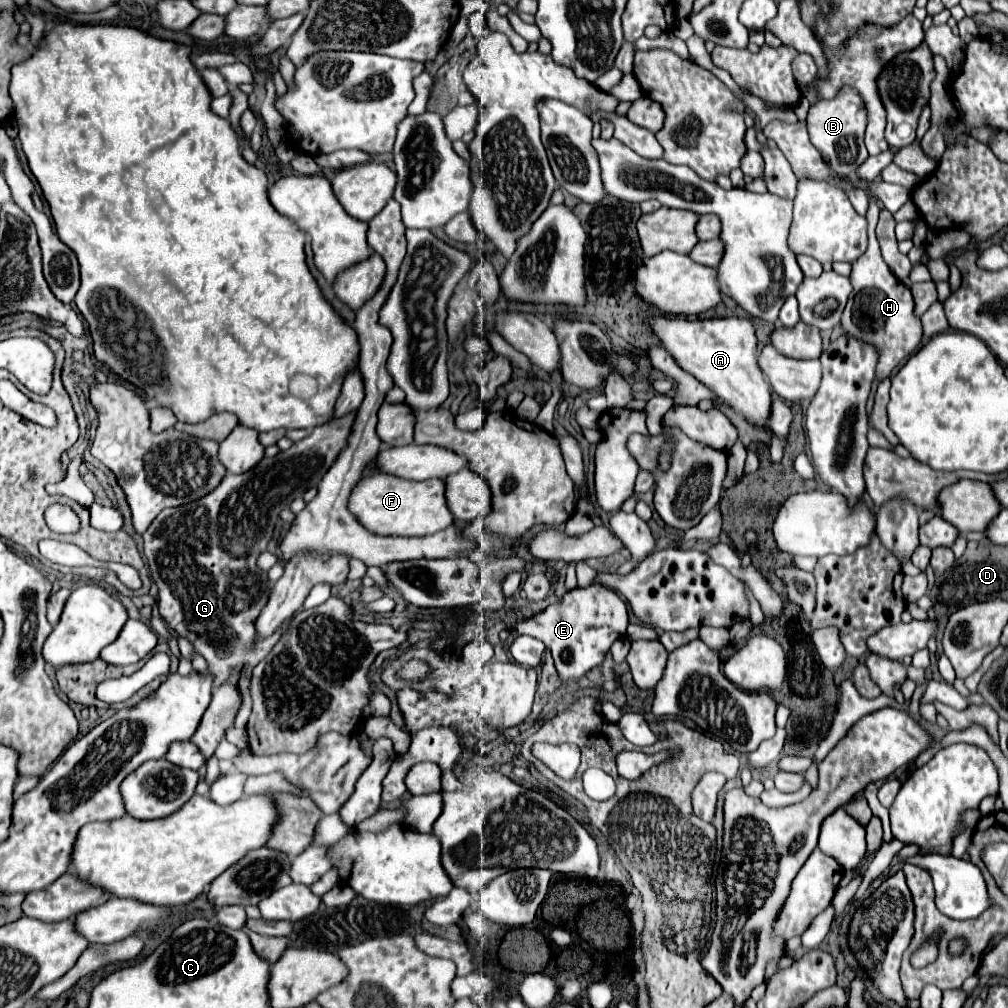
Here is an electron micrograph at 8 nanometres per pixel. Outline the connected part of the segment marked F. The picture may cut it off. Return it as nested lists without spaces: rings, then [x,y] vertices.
[[[369,473],[365,475],[351,493],[349,511],[373,533],[377,535],[433,535],[453,525],[455,517],[447,505],[445,497],[445,481],[443,479],[427,479],[427,481],[411,481],[399,479],[389,473]]]

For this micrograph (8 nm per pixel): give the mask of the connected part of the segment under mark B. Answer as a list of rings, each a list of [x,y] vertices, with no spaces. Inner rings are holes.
[[[841,87],[841,91],[829,101],[817,101],[811,105],[807,115],[807,129],[811,143],[831,159],[831,169],[839,175],[851,177],[853,171],[867,159],[867,149],[863,143],[867,127],[865,101],[853,87]]]

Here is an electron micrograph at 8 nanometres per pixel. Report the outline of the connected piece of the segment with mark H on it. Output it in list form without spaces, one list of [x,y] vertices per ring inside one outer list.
[[[869,197],[869,209],[867,209],[869,245],[867,245],[867,251],[857,261],[853,261],[853,271],[851,271],[853,293],[843,311],[841,325],[847,335],[853,335],[861,341],[867,341],[879,347],[881,355],[877,365],[877,379],[881,381],[889,377],[891,371],[921,345],[923,335],[921,335],[921,321],[919,317],[913,315],[911,291],[891,273],[891,269],[883,261],[879,241],[875,237],[877,219],[879,219],[879,203],[875,197]]]

